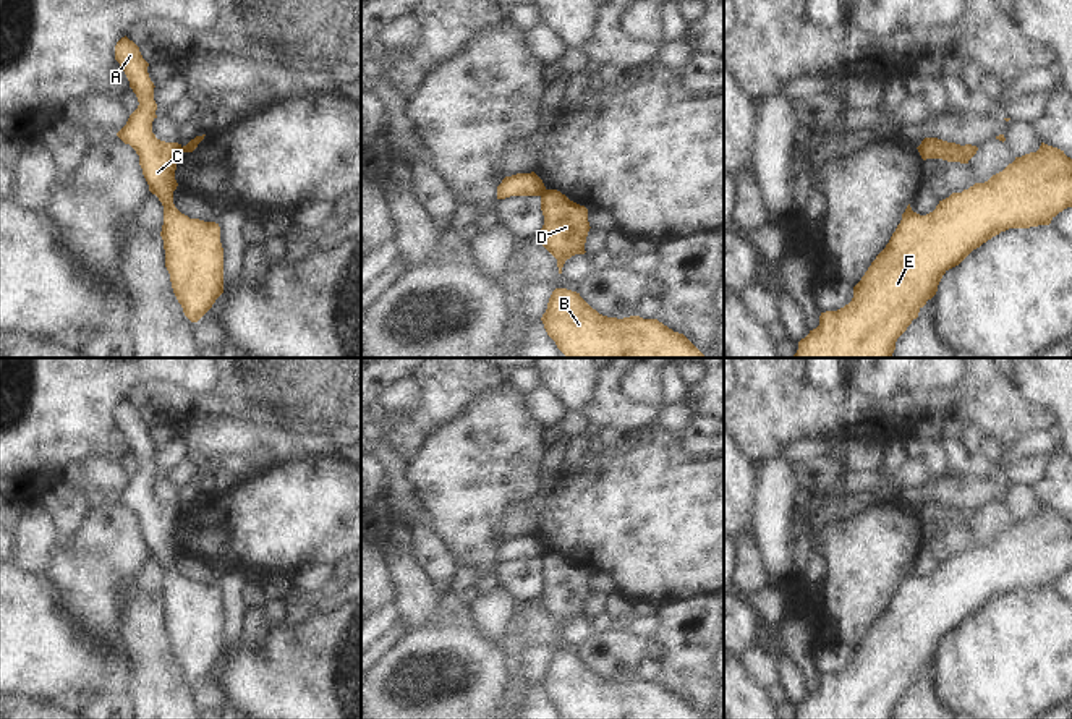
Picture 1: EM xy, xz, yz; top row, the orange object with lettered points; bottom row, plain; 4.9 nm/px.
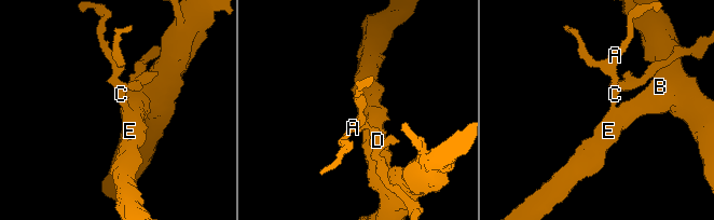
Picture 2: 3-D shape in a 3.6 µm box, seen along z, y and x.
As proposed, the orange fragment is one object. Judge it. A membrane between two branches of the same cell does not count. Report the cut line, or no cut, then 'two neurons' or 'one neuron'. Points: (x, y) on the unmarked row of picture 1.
xz (544, 551), (540, 557) | two neurons

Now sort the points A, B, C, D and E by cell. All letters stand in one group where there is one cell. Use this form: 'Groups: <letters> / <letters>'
Groups: A B C E / D

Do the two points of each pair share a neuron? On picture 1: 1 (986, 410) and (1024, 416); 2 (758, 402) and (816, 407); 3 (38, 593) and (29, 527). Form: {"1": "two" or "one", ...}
{"1": "one", "2": "one", "3": "two"}

